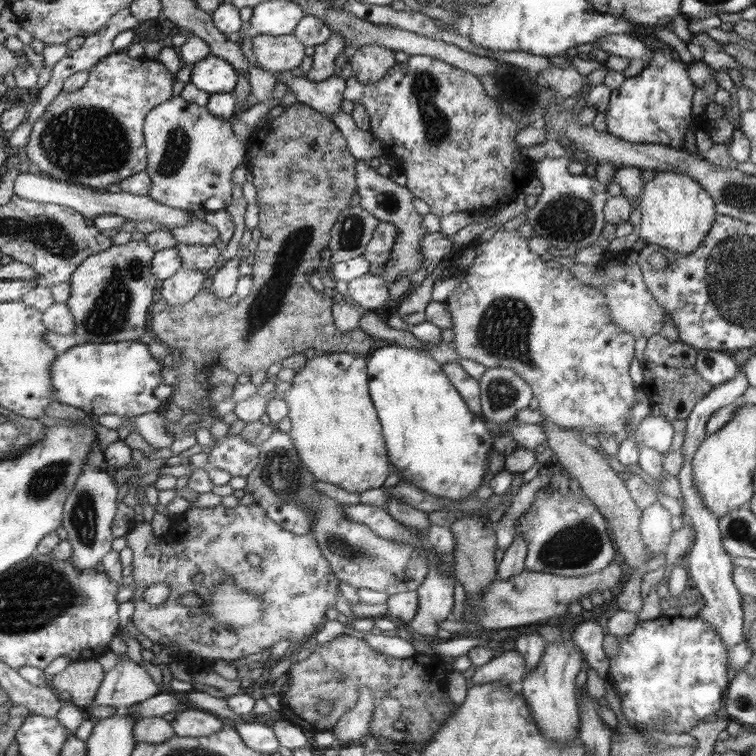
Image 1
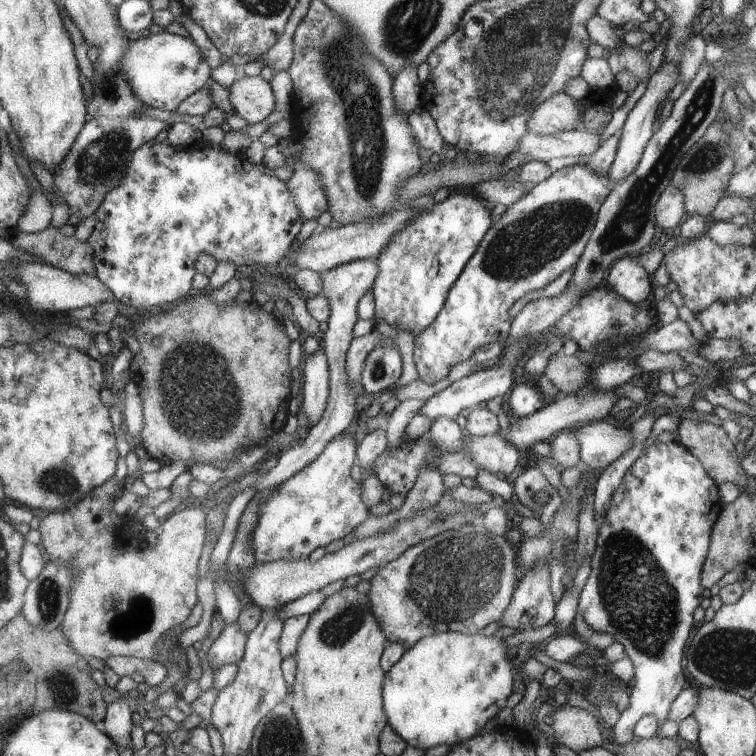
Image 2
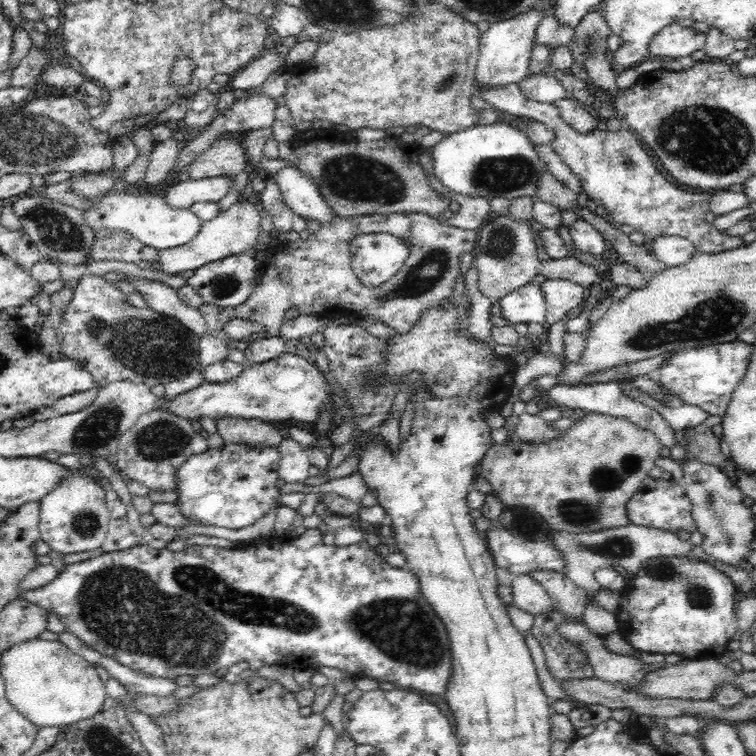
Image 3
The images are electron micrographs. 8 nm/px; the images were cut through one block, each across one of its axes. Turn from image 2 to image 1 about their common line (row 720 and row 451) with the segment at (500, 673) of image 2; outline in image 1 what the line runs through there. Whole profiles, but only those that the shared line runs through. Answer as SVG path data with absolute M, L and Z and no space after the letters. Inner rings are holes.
M389 344L367 357L372 402L379 409L392 465L399 470L398 474L412 486L438 498L446 498L452 504L472 499L472 493L482 486L482 477L487 473L488 451L494 449L494 436L486 419L470 409L440 362L422 347Z

